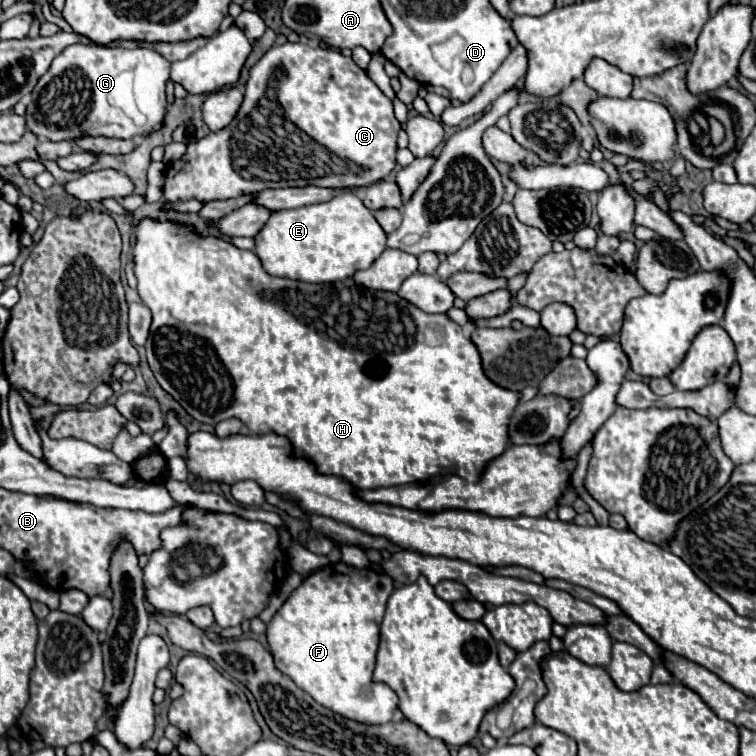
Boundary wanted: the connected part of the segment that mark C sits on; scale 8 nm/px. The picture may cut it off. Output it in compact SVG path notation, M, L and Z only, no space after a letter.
M284 43L270 47L260 61L250 69L250 77L246 81L246 93L244 101L232 119L232 123L220 131L214 131L206 135L204 139L198 139L196 143L186 145L186 153L178 159L166 165L166 185L164 185L164 199L170 203L176 201L212 201L212 199L232 199L246 193L258 193L272 187L306 187L306 185L318 185L318 187L334 187L334 189L352 189L352 187L368 187L380 179L384 179L396 165L396 133L400 131L400 123L394 117L392 101L372 83L372 79L366 75L364 69L360 69L352 57L342 55L334 49L322 49L322 47L310 47L302 43Z

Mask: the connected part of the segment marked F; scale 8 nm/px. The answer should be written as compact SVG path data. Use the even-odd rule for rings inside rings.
M340 563L322 567L314 571L304 583L286 599L286 603L276 611L272 621L268 623L268 647L274 655L276 667L288 675L302 691L312 695L316 703L344 715L346 719L380 725L392 721L394 711L398 709L398 695L384 683L372 681L374 661L380 639L380 623L384 617L388 595L394 591L394 581L372 569L354 569L346 565L346 583L344 569Z

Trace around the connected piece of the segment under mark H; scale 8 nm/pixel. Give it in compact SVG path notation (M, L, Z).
M142 219L132 227L132 237L136 245L132 247L134 275L138 279L138 295L142 303L152 311L152 327L150 337L146 341L146 357L148 365L164 391L168 391L188 415L192 415L200 423L216 425L226 417L238 417L250 433L278 433L286 435L294 445L294 453L300 455L304 451L322 471L340 475L352 481L358 489L380 489L380 487L398 487L408 483L428 483L440 475L458 475L470 483L480 481L484 467L502 455L510 447L508 439L508 423L512 411L520 403L520 393L508 391L504 387L496 387L484 371L476 345L464 335L462 327L448 319L446 313L430 315L398 297L396 293L372 291L360 287L354 279L338 281L338 283L298 283L290 279L270 277L254 251L244 251L220 237L202 237L196 233L192 225L174 223L174 221L154 221Z

